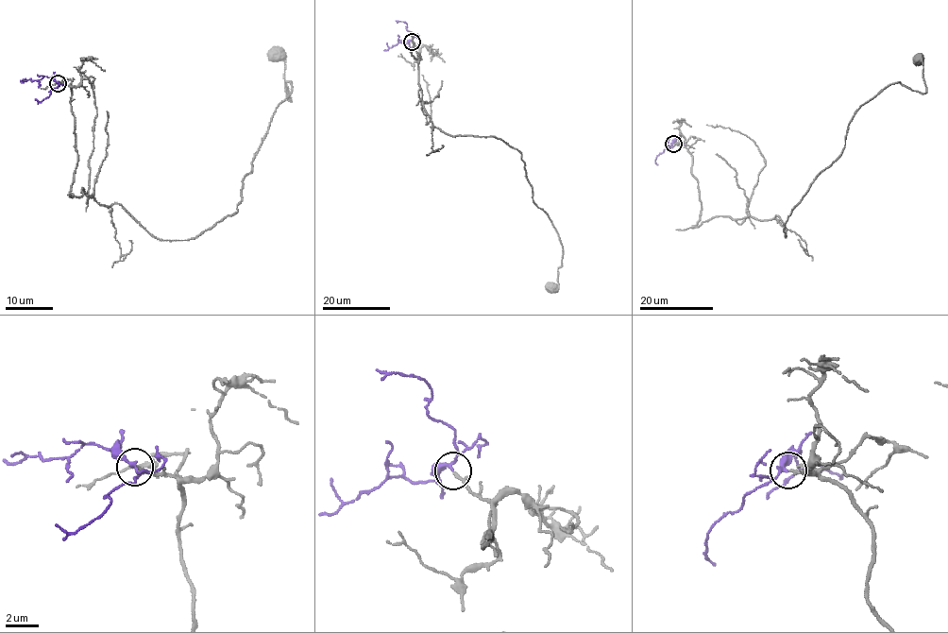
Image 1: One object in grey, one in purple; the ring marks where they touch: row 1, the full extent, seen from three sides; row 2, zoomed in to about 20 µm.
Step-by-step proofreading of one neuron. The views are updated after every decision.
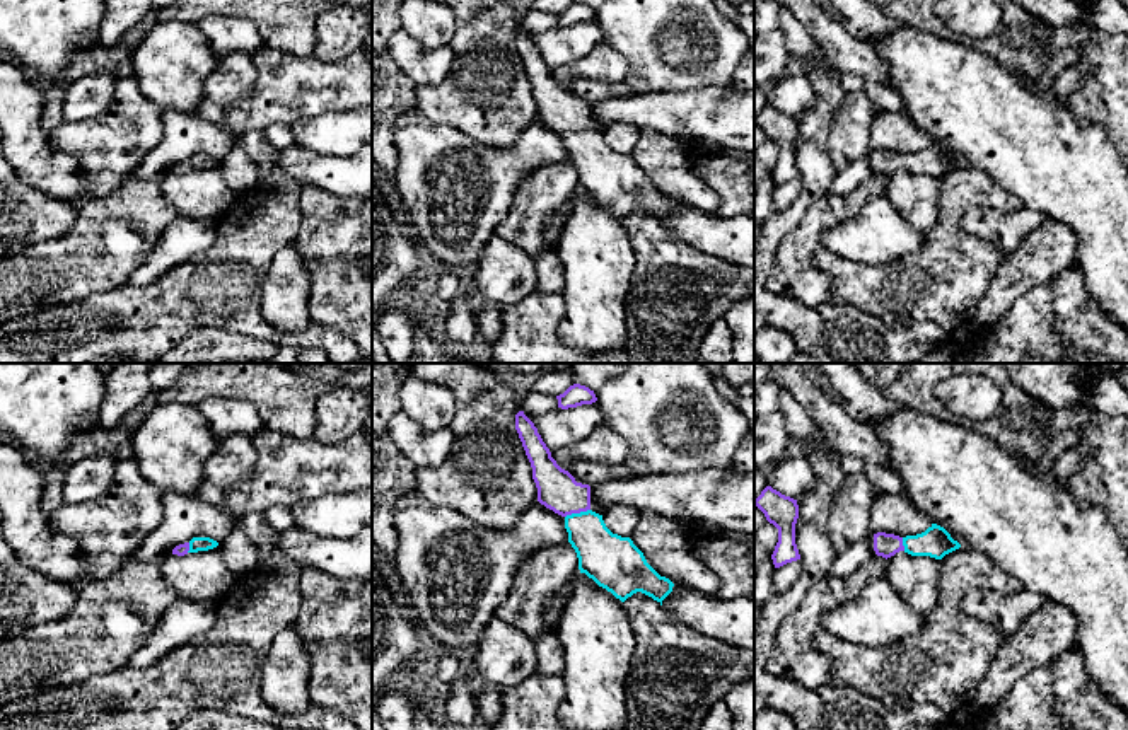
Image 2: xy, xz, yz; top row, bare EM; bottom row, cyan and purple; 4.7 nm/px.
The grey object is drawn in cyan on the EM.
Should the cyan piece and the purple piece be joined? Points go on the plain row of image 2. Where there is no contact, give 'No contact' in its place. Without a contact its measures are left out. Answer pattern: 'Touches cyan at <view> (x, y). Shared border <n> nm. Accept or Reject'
Touches cyan at xz (577, 132). Shared border 130 nm. Accept

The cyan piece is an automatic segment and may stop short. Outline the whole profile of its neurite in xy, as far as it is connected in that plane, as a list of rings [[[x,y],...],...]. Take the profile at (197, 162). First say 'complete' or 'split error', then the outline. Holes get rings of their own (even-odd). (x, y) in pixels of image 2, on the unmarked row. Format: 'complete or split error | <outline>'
split error | [[[193,155],[189,160],[176,164],[172,172],[184,174],[188,171],[208,169],[217,164],[218,160],[210,155]]]

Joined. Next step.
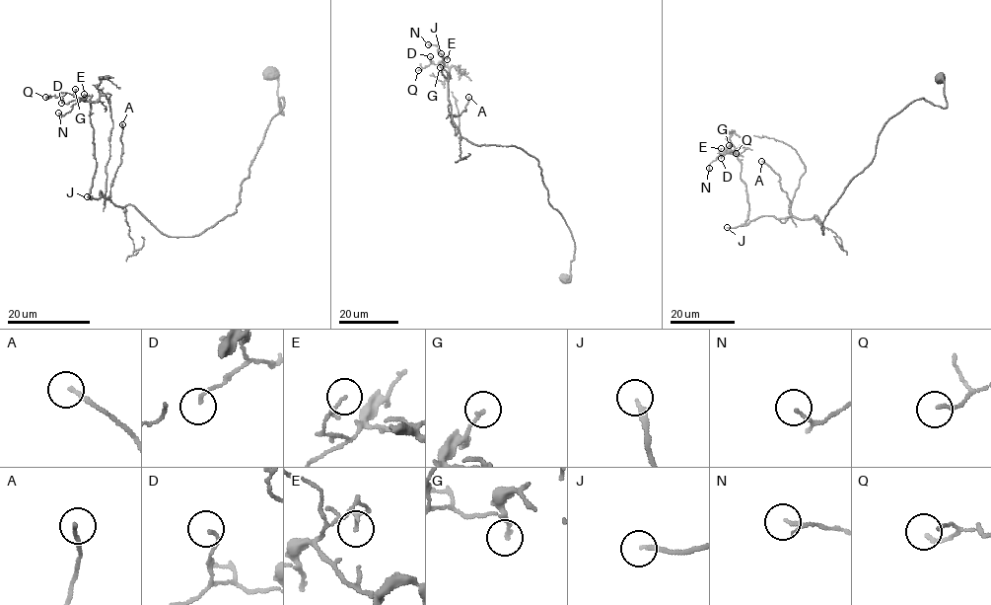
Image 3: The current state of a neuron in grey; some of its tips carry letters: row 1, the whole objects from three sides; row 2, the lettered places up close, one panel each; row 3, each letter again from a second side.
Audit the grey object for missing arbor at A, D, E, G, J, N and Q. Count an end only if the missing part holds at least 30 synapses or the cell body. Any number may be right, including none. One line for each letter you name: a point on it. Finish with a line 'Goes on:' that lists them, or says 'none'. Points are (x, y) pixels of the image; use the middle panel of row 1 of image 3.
A: (468, 97)
J: (441, 53)
Goes on: A, J

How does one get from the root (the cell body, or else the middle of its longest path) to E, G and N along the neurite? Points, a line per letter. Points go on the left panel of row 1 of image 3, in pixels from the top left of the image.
E: (272, 74), (283, 114), (282, 98), (237, 211), (191, 237), (89, 195), (84, 94)
G: (272, 74), (283, 114), (282, 98), (237, 211), (191, 237), (89, 195), (90, 106), (75, 89)
N: (272, 74), (283, 114), (282, 98), (237, 211), (191, 237), (91, 197), (90, 103), (58, 113)

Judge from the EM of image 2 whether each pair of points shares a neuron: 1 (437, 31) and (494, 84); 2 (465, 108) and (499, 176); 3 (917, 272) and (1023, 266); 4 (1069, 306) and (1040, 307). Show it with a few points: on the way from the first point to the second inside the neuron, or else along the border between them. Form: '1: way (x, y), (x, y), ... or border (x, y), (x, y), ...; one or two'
1: border (456, 17), (456, 31), (447, 45); two
2: border (446, 123), (492, 147), (509, 147), (521, 133); two
3: border (1004, 258), (980, 304); two
4: border (1050, 282), (1055, 330), (1065, 345); two

